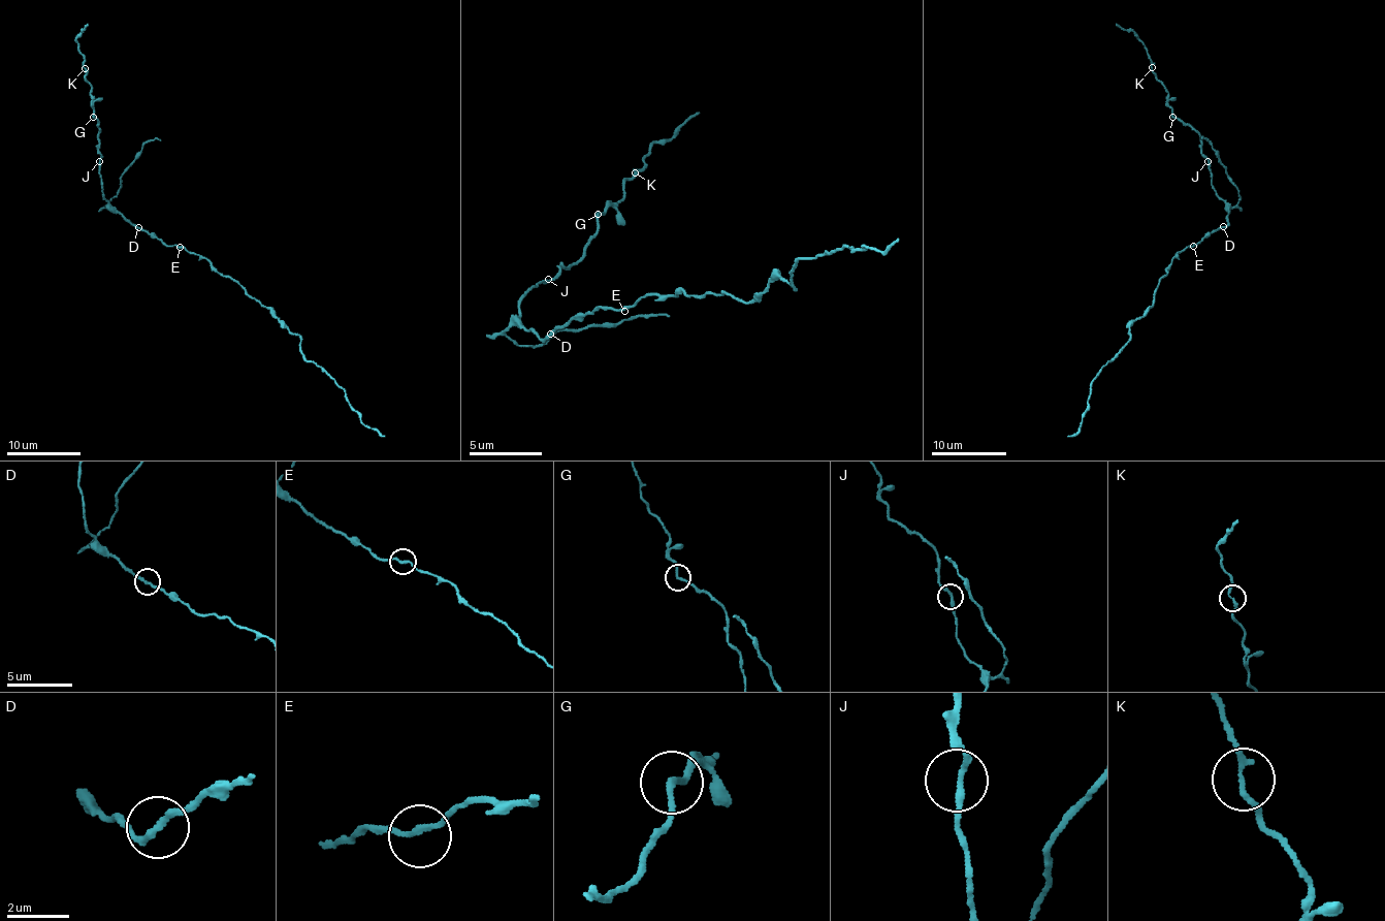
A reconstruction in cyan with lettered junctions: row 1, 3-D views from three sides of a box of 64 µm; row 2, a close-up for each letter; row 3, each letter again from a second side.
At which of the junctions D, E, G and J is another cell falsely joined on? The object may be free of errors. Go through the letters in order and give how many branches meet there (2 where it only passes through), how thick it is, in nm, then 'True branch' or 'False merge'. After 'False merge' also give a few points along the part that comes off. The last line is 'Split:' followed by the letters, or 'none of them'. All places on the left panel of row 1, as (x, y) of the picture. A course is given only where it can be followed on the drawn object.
D: Branches: 2. Thickness 190 nm. True branch
E: Branches: 2. Thickness 170 nm. True branch
G: Branches: 2. Thickness 180 nm. True branch
J: Branches: 2. Thickness 200 nm. True branch
Split: none of them

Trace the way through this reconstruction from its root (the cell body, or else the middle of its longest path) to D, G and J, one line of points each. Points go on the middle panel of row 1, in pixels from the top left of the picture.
D: (620, 307), (619, 311), (593, 308), (585, 315), (573, 315), (560, 326), (554, 326), (550, 334)
G: (620, 307), (573, 315), (545, 338), (519, 317), (530, 285), (581, 258), (599, 215)
J: (620, 307), (593, 308), (537, 338), (527, 331), (519, 307), (530, 285), (548, 279)

